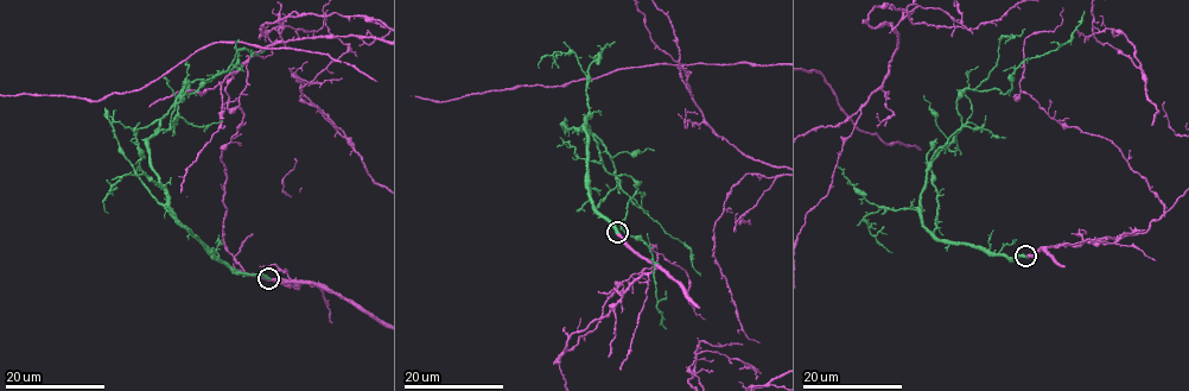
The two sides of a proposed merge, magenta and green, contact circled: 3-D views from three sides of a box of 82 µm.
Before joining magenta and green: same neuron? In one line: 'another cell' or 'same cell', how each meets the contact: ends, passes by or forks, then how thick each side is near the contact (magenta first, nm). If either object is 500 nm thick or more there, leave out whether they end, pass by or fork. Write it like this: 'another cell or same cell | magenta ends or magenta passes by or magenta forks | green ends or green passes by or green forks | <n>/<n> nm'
same cell | 320/500 nm

